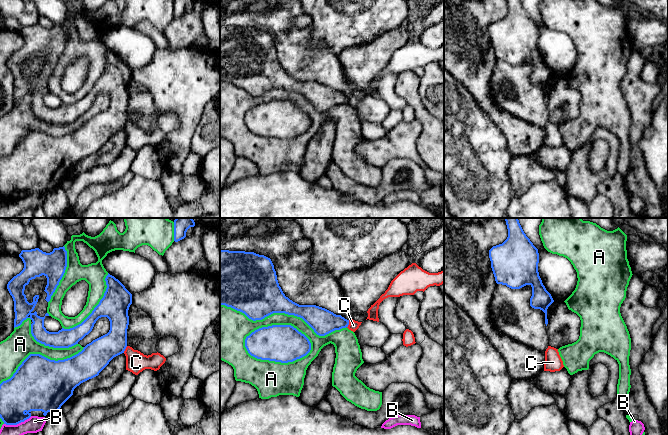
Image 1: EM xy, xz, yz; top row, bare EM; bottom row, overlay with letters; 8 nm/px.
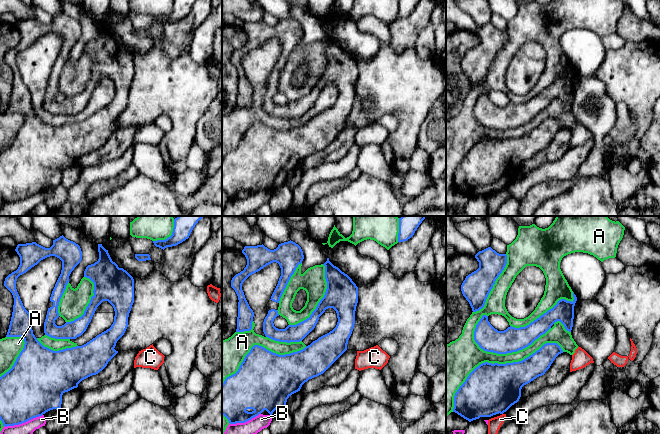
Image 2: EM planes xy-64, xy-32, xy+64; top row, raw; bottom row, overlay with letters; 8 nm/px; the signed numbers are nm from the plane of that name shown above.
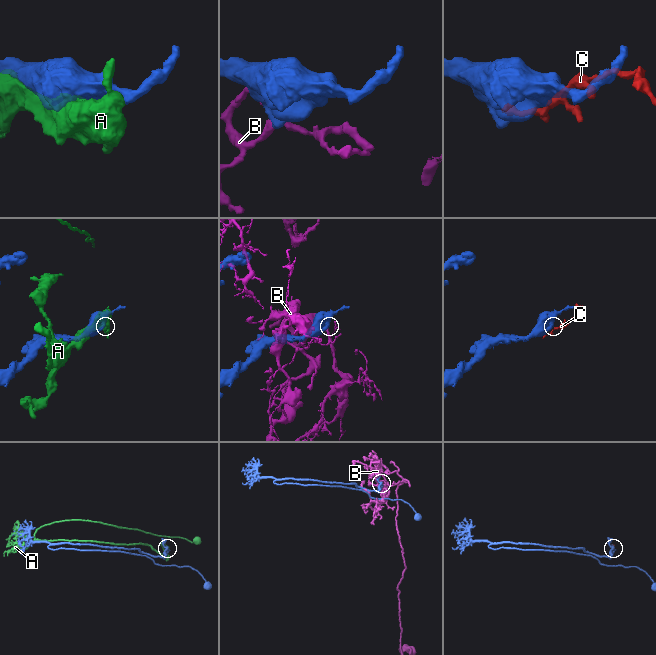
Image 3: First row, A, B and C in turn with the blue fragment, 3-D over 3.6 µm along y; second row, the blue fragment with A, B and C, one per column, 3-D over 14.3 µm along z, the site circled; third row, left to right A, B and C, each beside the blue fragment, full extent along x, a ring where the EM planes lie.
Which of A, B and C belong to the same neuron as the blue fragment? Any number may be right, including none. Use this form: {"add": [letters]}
{"add": []}

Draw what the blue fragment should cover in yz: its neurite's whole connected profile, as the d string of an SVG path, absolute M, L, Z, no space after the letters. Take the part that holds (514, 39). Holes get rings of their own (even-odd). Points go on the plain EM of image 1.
M520 0L506 1L507 15L489 26L495 57L511 65L520 65L530 61L532 63L530 82L545 89L547 102L547 85L554 76L539 52L538 25L526 12Z

